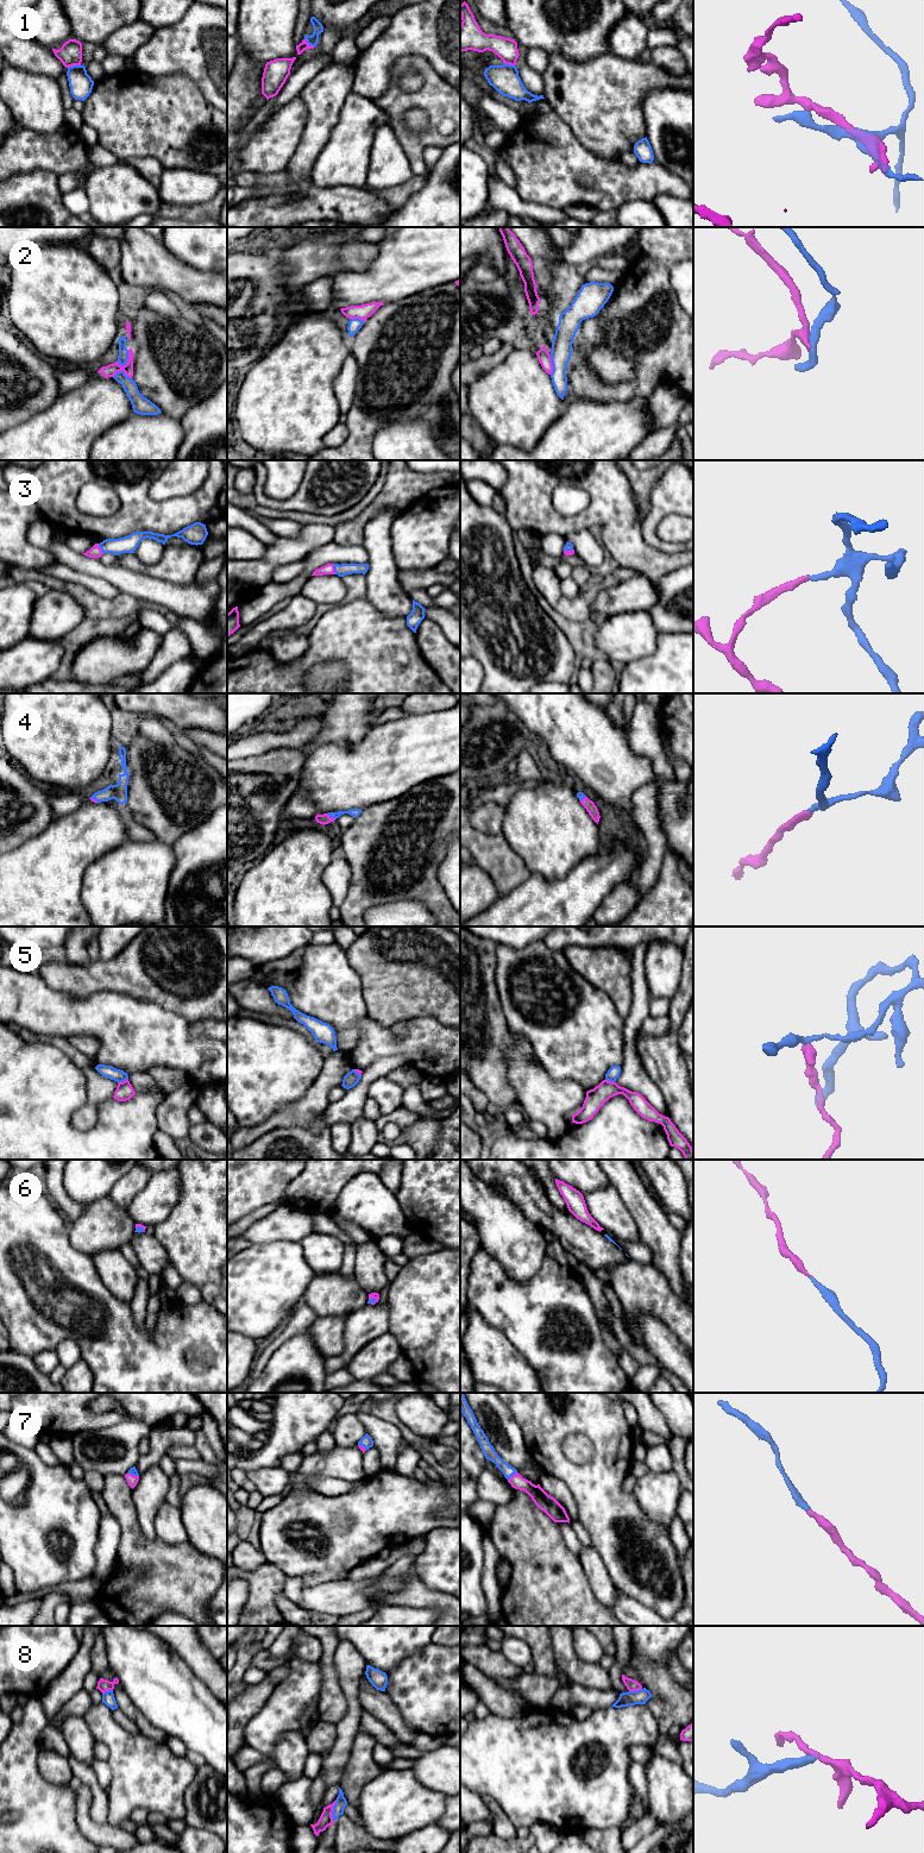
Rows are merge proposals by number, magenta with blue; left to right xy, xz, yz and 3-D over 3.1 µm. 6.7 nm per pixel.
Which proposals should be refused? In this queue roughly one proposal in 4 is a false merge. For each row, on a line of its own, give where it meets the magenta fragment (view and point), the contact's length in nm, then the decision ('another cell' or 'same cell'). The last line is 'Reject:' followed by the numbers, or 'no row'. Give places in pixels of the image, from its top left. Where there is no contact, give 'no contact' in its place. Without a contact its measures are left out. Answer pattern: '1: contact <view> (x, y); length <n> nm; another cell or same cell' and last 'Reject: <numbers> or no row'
1: contact xy (74, 64); length 90 nm; another cell
2: contact xy (127, 359); length 130 nm; another cell
3: contact xy (100, 548); length 80 nm; same cell
4: contact xz (332, 818); length 70 nm; same cell
5: contact xy (123, 1081); length 80 nm; another cell
6: contact xz (372, 1296); length 60 nm; same cell
7: contact yz (511, 1476); length 90 nm; same cell
8: contact xz (332, 1810); length 150 nm; another cell
Reject: 1, 2, 5, 8

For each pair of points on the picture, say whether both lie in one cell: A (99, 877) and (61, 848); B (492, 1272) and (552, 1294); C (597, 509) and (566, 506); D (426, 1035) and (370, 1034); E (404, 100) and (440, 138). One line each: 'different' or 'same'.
A: different
B: same
C: different
D: same
E: same

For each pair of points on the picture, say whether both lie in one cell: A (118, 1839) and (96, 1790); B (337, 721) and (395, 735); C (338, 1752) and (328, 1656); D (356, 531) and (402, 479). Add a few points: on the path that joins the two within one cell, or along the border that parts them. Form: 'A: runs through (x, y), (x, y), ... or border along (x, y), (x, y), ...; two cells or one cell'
A: border along (92, 1798), (89, 1816), (99, 1823), (107, 1823); two cells
B: border along (371, 728), (359, 742), (347, 747); two cells
C: border along (345, 1696), (346, 1713), (335, 1723); two cells
D: runs through (364, 517), (390, 492); one cell

